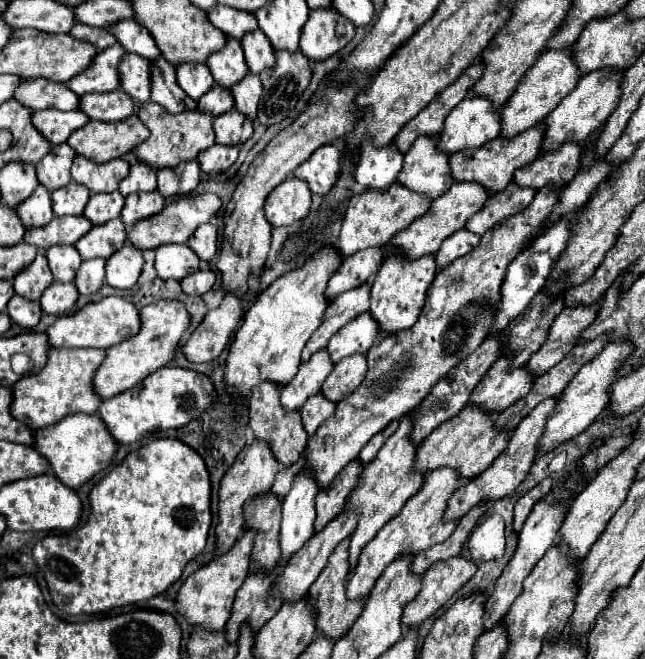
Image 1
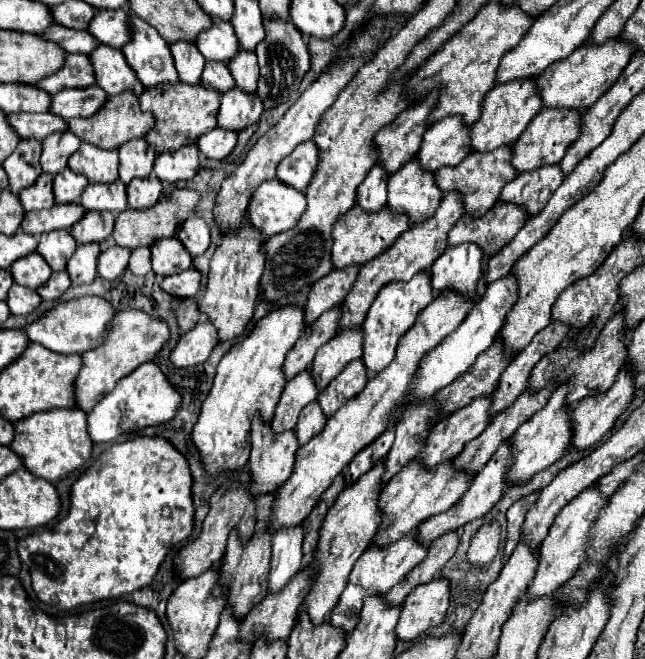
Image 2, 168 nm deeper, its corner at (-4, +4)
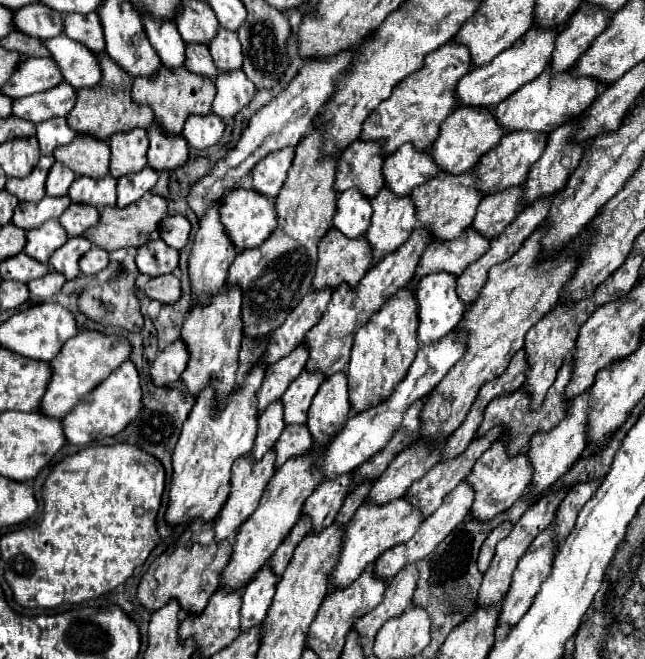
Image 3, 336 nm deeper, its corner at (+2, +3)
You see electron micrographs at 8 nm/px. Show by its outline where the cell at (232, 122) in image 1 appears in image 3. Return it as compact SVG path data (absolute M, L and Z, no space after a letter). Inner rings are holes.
M242 69L220 73L220 77L216 77L216 89L218 93L212 103L212 111L222 119L232 119L256 93L256 87Z

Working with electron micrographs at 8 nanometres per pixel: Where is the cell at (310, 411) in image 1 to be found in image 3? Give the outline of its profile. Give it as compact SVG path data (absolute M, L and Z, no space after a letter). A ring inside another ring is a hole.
M288 425L282 431L282 435L276 441L276 445L274 445L274 451L276 451L276 463L274 463L274 467L278 469L288 459L310 453L312 445L314 445L314 441L312 441L312 435L308 433L306 425Z

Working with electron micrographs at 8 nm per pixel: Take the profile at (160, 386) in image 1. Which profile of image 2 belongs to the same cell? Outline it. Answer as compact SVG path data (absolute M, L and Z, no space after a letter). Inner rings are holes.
M146 362L140 368L136 368L130 376L122 378L114 392L106 394L88 414L88 424L90 424L90 436L94 442L112 442L118 440L118 436L124 434L122 424L130 422L136 428L146 428L146 426L158 426L162 422L172 420L178 410L182 408L182 394L178 388L168 380L168 376L160 370L156 362Z

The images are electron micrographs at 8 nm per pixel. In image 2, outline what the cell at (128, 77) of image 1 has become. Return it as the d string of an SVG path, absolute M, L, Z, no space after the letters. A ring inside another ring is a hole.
M100 44L100 48L90 54L90 58L94 60L94 72L98 72L98 86L110 96L122 92L132 92L134 96L140 96L144 92L142 82L126 62L122 50Z

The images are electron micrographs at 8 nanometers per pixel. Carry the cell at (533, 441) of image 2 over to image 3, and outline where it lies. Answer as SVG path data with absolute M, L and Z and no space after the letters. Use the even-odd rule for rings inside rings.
M496 441L476 461L476 465L472 467L470 475L464 479L474 489L474 503L472 503L472 509L470 509L470 519L474 519L478 523L486 523L486 521L494 519L496 515L500 515L516 499L522 497L522 493L530 485L530 479L532 479L532 467L530 467L528 457L524 453L516 455L516 457L508 457L504 441Z

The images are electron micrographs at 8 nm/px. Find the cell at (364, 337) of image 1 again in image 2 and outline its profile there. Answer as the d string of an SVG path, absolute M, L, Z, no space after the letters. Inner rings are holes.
M350 328L338 332L330 342L326 342L312 364L312 374L316 378L316 384L320 390L328 386L330 380L334 380L342 368L356 358L362 358L364 352L364 332L362 328Z

